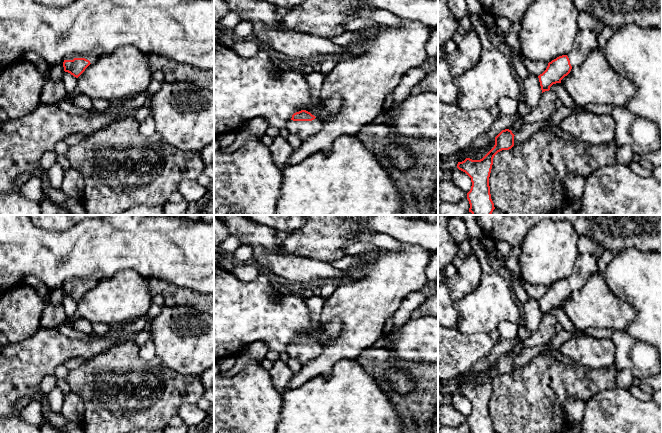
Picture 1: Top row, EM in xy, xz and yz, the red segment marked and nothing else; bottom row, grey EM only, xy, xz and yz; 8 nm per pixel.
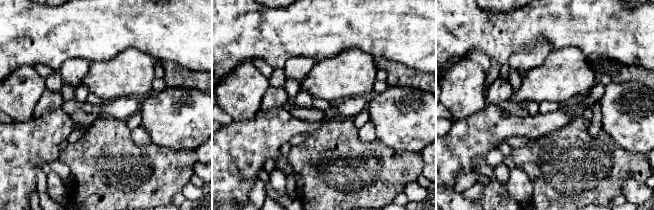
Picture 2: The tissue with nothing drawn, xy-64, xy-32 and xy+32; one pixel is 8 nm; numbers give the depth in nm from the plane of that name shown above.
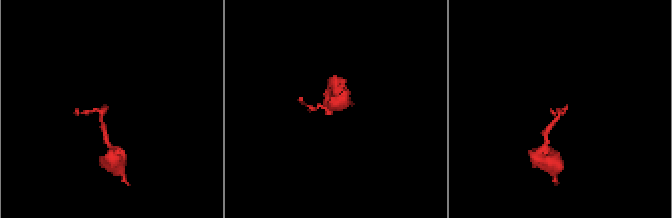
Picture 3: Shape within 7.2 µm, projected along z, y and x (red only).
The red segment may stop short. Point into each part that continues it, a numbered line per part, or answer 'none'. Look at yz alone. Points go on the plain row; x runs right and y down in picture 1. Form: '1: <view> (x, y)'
1: yz (586, 265)

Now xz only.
1: xz (302, 353)

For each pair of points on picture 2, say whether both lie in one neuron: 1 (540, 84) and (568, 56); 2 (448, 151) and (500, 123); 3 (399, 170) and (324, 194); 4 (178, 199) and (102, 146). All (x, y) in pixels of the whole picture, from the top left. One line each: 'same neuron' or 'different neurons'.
1: same neuron
2: same neuron
3: same neuron
4: different neurons

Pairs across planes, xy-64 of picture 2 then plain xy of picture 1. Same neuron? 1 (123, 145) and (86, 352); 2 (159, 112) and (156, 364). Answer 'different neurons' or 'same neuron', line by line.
1: different neurons
2: different neurons

